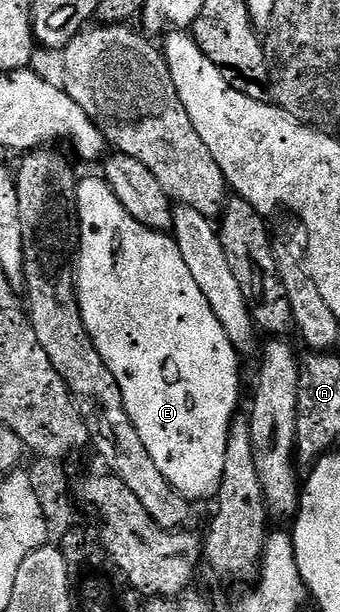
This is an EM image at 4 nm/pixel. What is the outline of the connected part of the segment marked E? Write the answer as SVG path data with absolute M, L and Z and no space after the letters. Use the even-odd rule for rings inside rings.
M102 177L96 179L81 178L76 184L76 204L80 214L80 249L76 266L76 296L80 302L82 321L98 349L102 353L102 361L114 373L114 381L122 389L122 401L126 405L126 413L130 413L130 421L134 421L134 429L138 429L138 437L142 437L142 445L154 457L154 465L162 469L162 477L178 489L189 501L196 499L211 500L220 491L222 481L222 465L226 465L226 441L232 428L233 419L237 418L236 406L240 403L240 359L236 346L226 335L226 329L222 329L222 321L214 315L214 309L210 307L210 301L206 301L202 289L198 289L194 276L190 274L190 265L182 261L182 253L178 253L178 245L171 234L163 231L152 231L146 225L134 221L126 209L122 209L122 201L114 197L108 182Z

